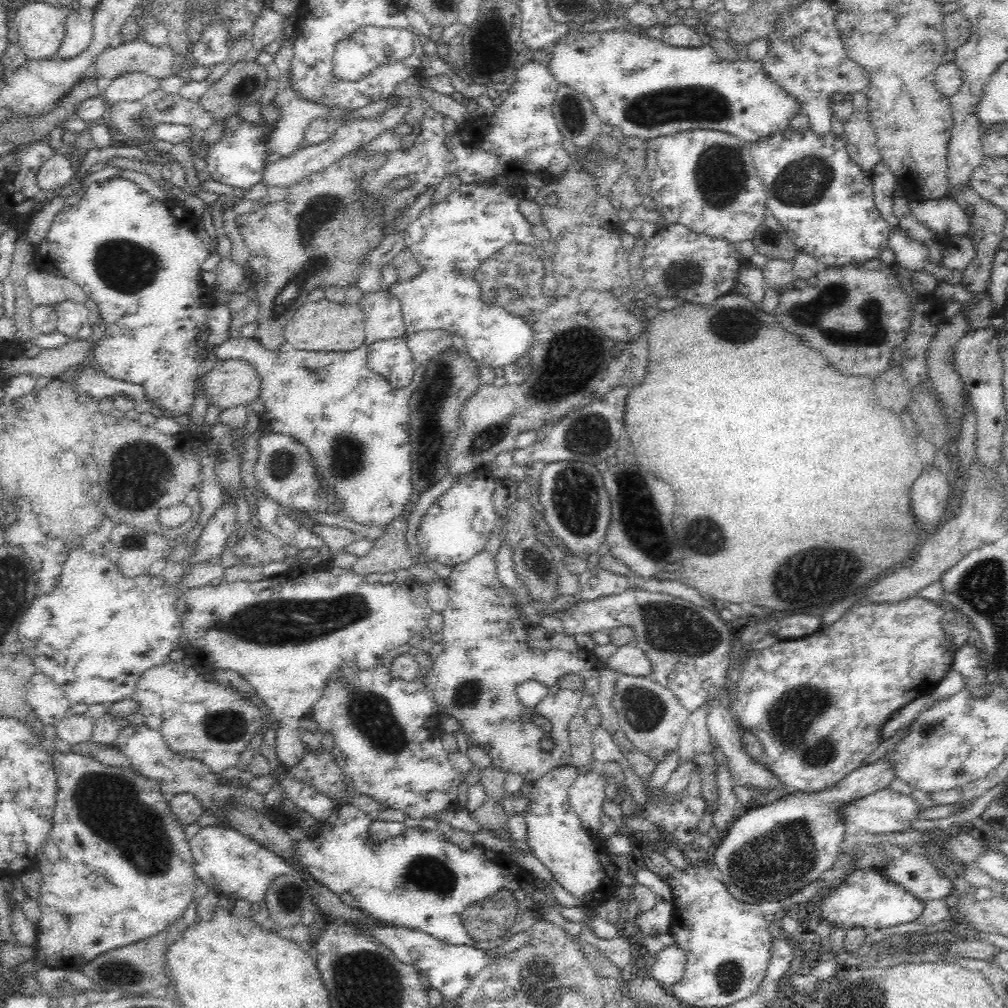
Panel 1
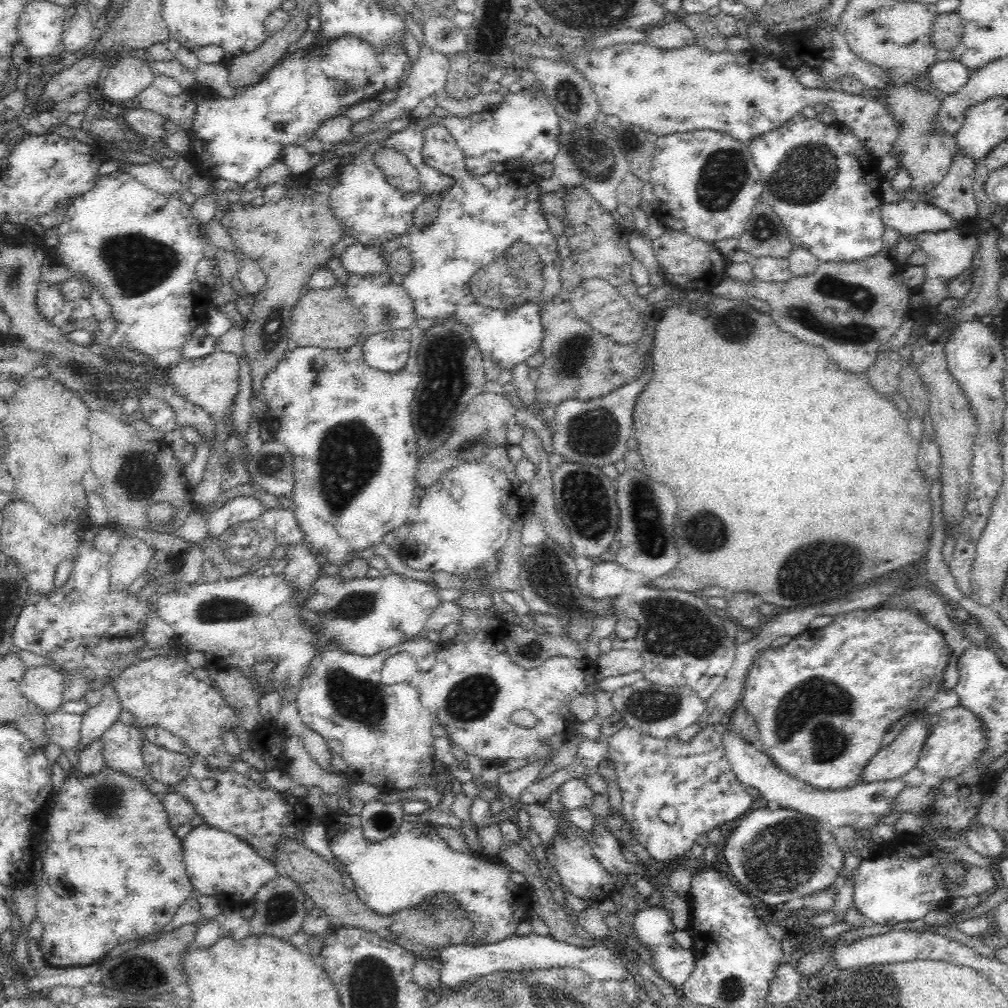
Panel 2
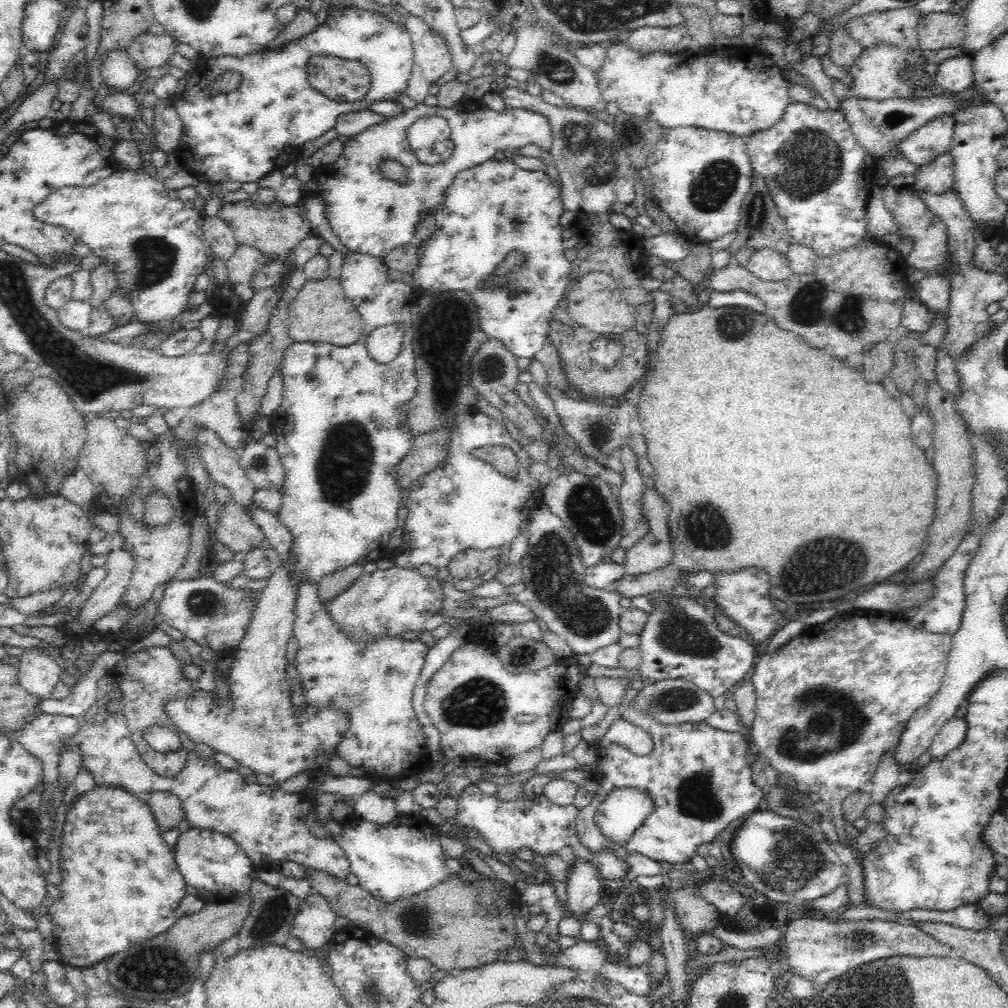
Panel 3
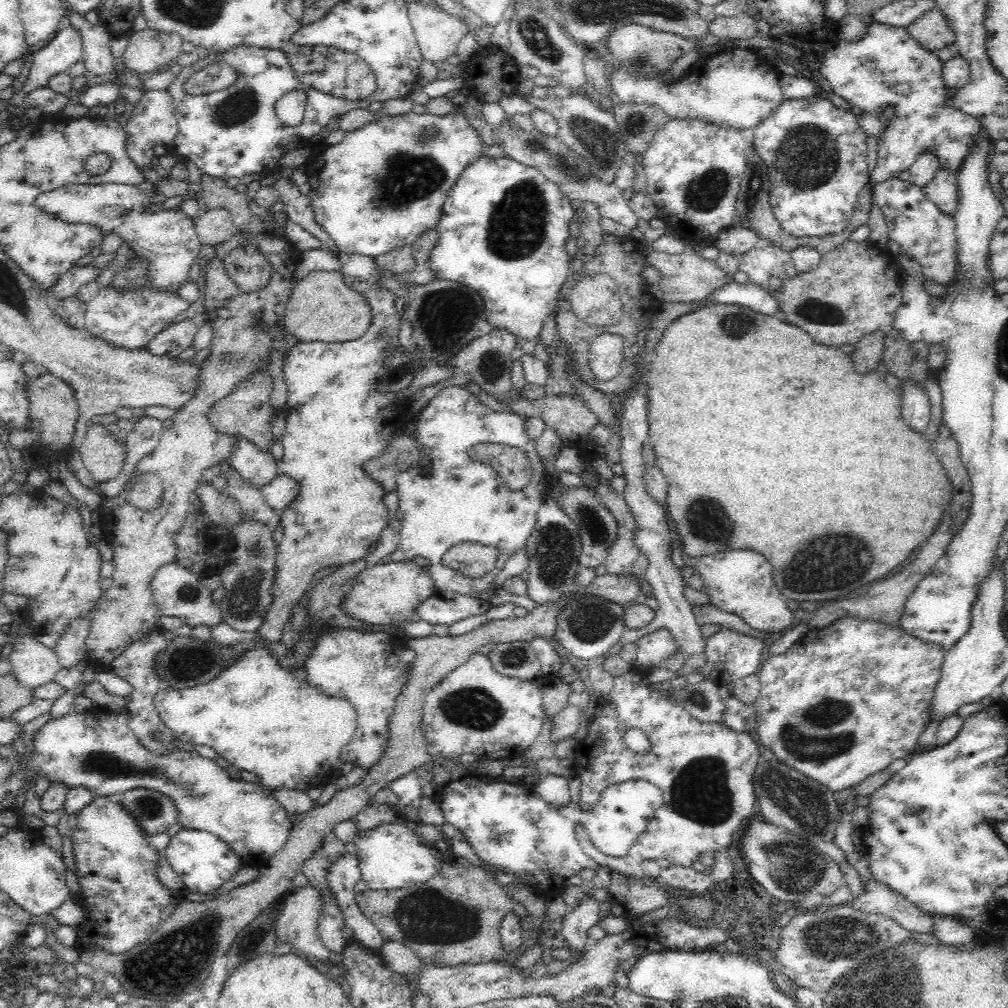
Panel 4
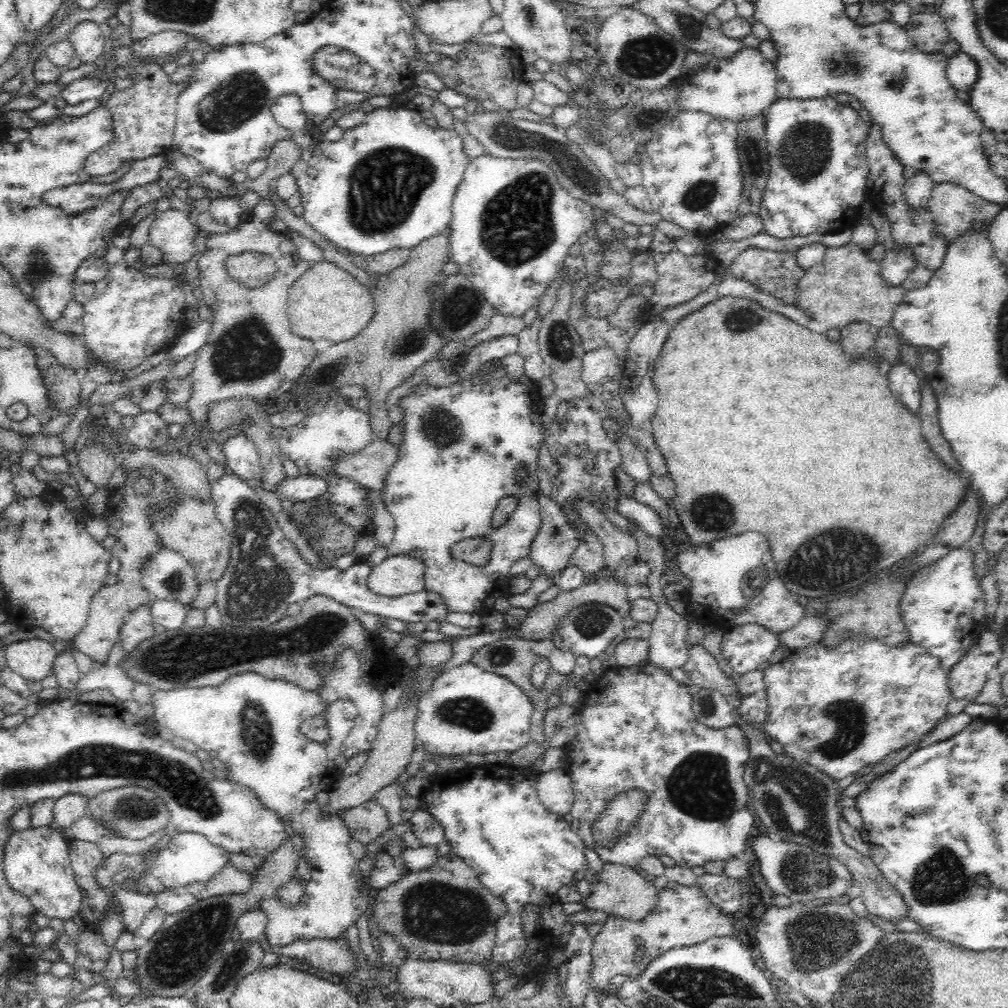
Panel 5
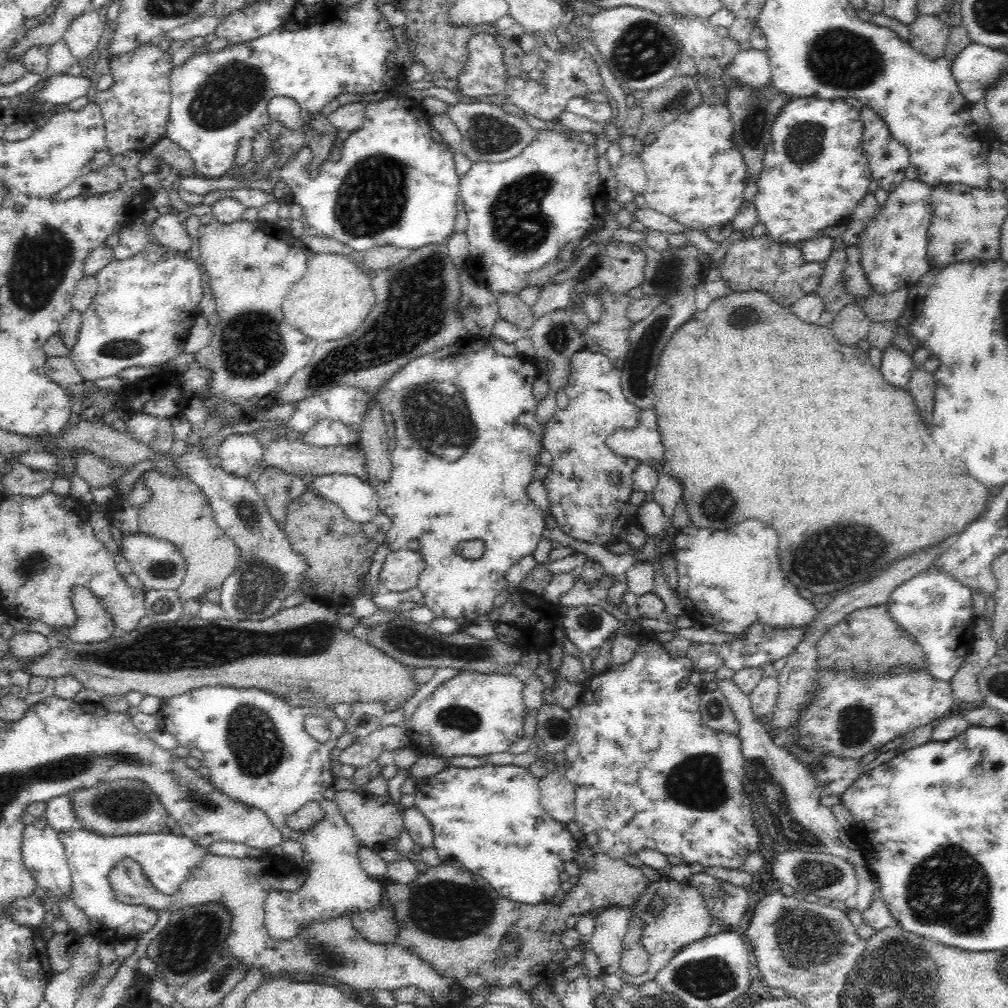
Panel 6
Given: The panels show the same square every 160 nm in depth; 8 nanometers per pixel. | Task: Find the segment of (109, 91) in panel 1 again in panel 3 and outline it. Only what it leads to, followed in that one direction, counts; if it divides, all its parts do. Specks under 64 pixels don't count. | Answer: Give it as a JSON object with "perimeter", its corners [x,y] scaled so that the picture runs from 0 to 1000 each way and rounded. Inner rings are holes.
{"perimeter":[[[125,51],[106,52],[101,63],[102,81],[111,87],[117,88],[118,91],[124,91],[131,86],[136,80],[138,73],[141,72],[139,67],[133,64],[133,61]]]}

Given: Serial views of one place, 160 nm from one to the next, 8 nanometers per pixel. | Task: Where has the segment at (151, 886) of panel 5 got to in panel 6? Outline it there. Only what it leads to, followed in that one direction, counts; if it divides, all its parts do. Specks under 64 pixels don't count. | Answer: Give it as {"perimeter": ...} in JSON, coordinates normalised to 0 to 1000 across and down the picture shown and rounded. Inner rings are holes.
{"perimeter":[[[78,819],[58,826],[59,832],[64,839],[67,857],[70,861],[72,894],[83,903],[88,913],[88,926],[99,935],[107,933],[125,933],[127,929],[137,929],[147,925],[157,913],[157,904],[147,898],[134,898],[131,895],[123,897],[115,893],[113,882],[108,874],[108,865],[123,851],[129,851],[139,858],[145,873],[151,876],[153,882],[161,887],[174,889],[179,878],[188,870],[188,867],[209,846],[208,840],[198,839],[189,829],[173,828],[172,826],[134,827],[134,828],[98,828],[86,824]]]}

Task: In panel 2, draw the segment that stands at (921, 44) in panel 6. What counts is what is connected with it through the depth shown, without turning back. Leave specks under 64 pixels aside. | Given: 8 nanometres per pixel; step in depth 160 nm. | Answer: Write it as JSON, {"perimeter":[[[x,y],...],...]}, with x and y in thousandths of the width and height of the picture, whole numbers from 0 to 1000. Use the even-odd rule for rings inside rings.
{"perimeter":[[[946,11],[942,14],[931,14],[925,25],[925,43],[929,51],[946,50],[954,42],[955,22],[951,14]]]}

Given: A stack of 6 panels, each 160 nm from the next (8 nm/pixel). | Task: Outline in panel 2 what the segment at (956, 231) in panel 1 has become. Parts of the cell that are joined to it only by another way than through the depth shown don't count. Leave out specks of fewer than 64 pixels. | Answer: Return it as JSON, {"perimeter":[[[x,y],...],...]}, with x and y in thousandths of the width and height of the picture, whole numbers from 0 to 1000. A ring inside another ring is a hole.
{"perimeter":[[[916,198],[875,201],[874,213],[878,223],[888,226],[894,233],[937,230],[950,222],[943,212]]]}

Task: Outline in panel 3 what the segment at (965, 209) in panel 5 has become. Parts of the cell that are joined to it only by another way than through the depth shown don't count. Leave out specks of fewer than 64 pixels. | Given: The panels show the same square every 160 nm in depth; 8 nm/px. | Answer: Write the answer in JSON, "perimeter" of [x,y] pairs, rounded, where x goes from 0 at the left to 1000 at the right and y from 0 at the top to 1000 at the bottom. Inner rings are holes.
{"perimeter":[[[937,151],[925,161],[908,165],[906,188],[913,191],[937,192],[945,187],[947,161],[942,151]]]}

